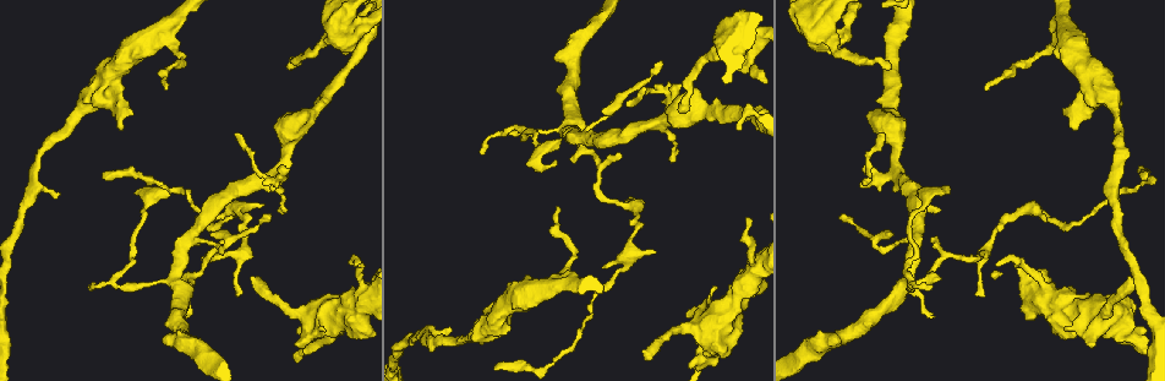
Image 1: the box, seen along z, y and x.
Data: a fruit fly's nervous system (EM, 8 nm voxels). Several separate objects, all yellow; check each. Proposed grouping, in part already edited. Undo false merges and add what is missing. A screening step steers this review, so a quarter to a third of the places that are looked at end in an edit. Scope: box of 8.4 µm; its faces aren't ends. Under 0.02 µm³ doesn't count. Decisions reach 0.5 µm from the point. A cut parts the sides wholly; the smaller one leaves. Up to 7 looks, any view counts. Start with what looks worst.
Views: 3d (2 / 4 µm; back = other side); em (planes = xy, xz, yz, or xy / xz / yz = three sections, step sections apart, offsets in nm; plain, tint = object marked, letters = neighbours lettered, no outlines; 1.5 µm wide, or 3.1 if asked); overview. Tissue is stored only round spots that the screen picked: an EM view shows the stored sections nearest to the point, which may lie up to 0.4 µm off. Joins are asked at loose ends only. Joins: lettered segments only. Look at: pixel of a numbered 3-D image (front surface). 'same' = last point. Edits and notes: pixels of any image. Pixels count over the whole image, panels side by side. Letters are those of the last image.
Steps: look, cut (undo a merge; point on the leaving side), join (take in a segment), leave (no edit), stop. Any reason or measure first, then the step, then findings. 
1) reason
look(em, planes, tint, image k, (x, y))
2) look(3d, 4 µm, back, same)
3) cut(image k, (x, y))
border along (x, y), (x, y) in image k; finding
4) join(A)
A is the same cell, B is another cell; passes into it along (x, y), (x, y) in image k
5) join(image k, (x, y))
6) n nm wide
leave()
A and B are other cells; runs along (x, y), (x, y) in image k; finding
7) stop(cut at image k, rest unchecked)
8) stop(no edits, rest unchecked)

look(3d, 4 µm, image 1, (899, 288))

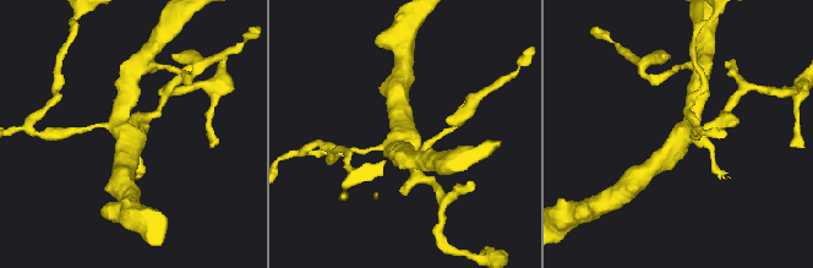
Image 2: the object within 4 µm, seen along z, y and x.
look(em, planes, letters, image 2, (400, 136))

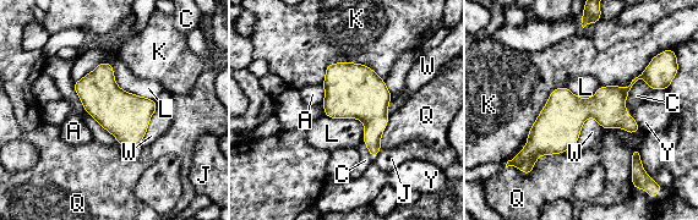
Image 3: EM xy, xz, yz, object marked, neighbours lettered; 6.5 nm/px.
L touches over 550 nm
leave()
A, C, J, K, L, Q, W and Y are other cells; border along (605, 128), (588, 117), (574, 146) in image 3; all the same neuron

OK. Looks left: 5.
look(em, planes, letters, image 1, (59, 194))

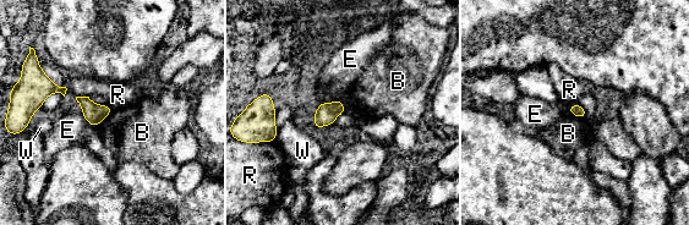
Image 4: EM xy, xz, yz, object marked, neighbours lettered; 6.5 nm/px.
leave()
B, E, R and W are other cells; border along (339, 98), (346, 111) in image 4; no lettered segment goes on from it

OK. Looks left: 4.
branch stops here
look(em, planes, letters, image 1, (250, 278))

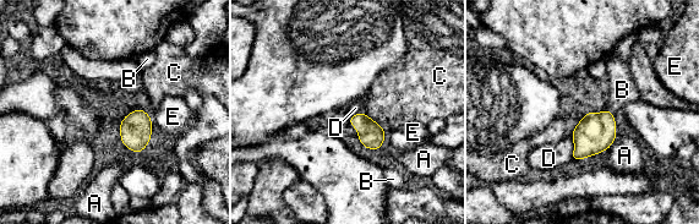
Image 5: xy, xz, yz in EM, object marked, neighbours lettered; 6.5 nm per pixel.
join(image 5, (622, 89))
B is the same cell, A, C, D and E are other cells; passes into it along (595, 132), (610, 112), (622, 89) in image 5; it goes on there

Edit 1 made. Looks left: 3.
stop(join at image 5, rest unchecked)

